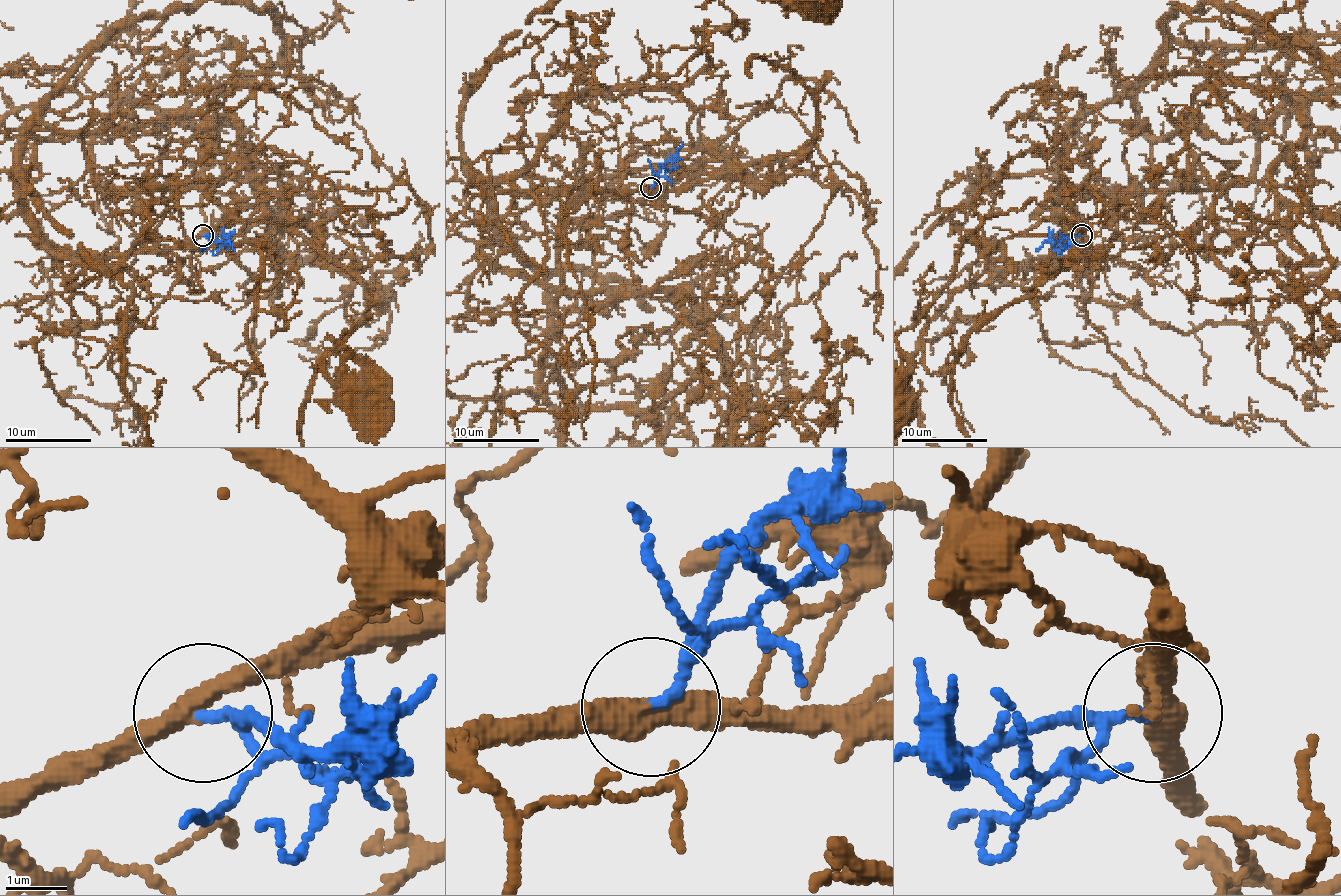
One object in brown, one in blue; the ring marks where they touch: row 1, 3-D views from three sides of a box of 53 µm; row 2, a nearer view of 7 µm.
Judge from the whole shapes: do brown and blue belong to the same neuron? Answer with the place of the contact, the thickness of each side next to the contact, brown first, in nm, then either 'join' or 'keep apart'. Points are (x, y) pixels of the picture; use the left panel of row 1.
at (203, 235); 380 nm thick on the brown side, 190 nm on the other; join

